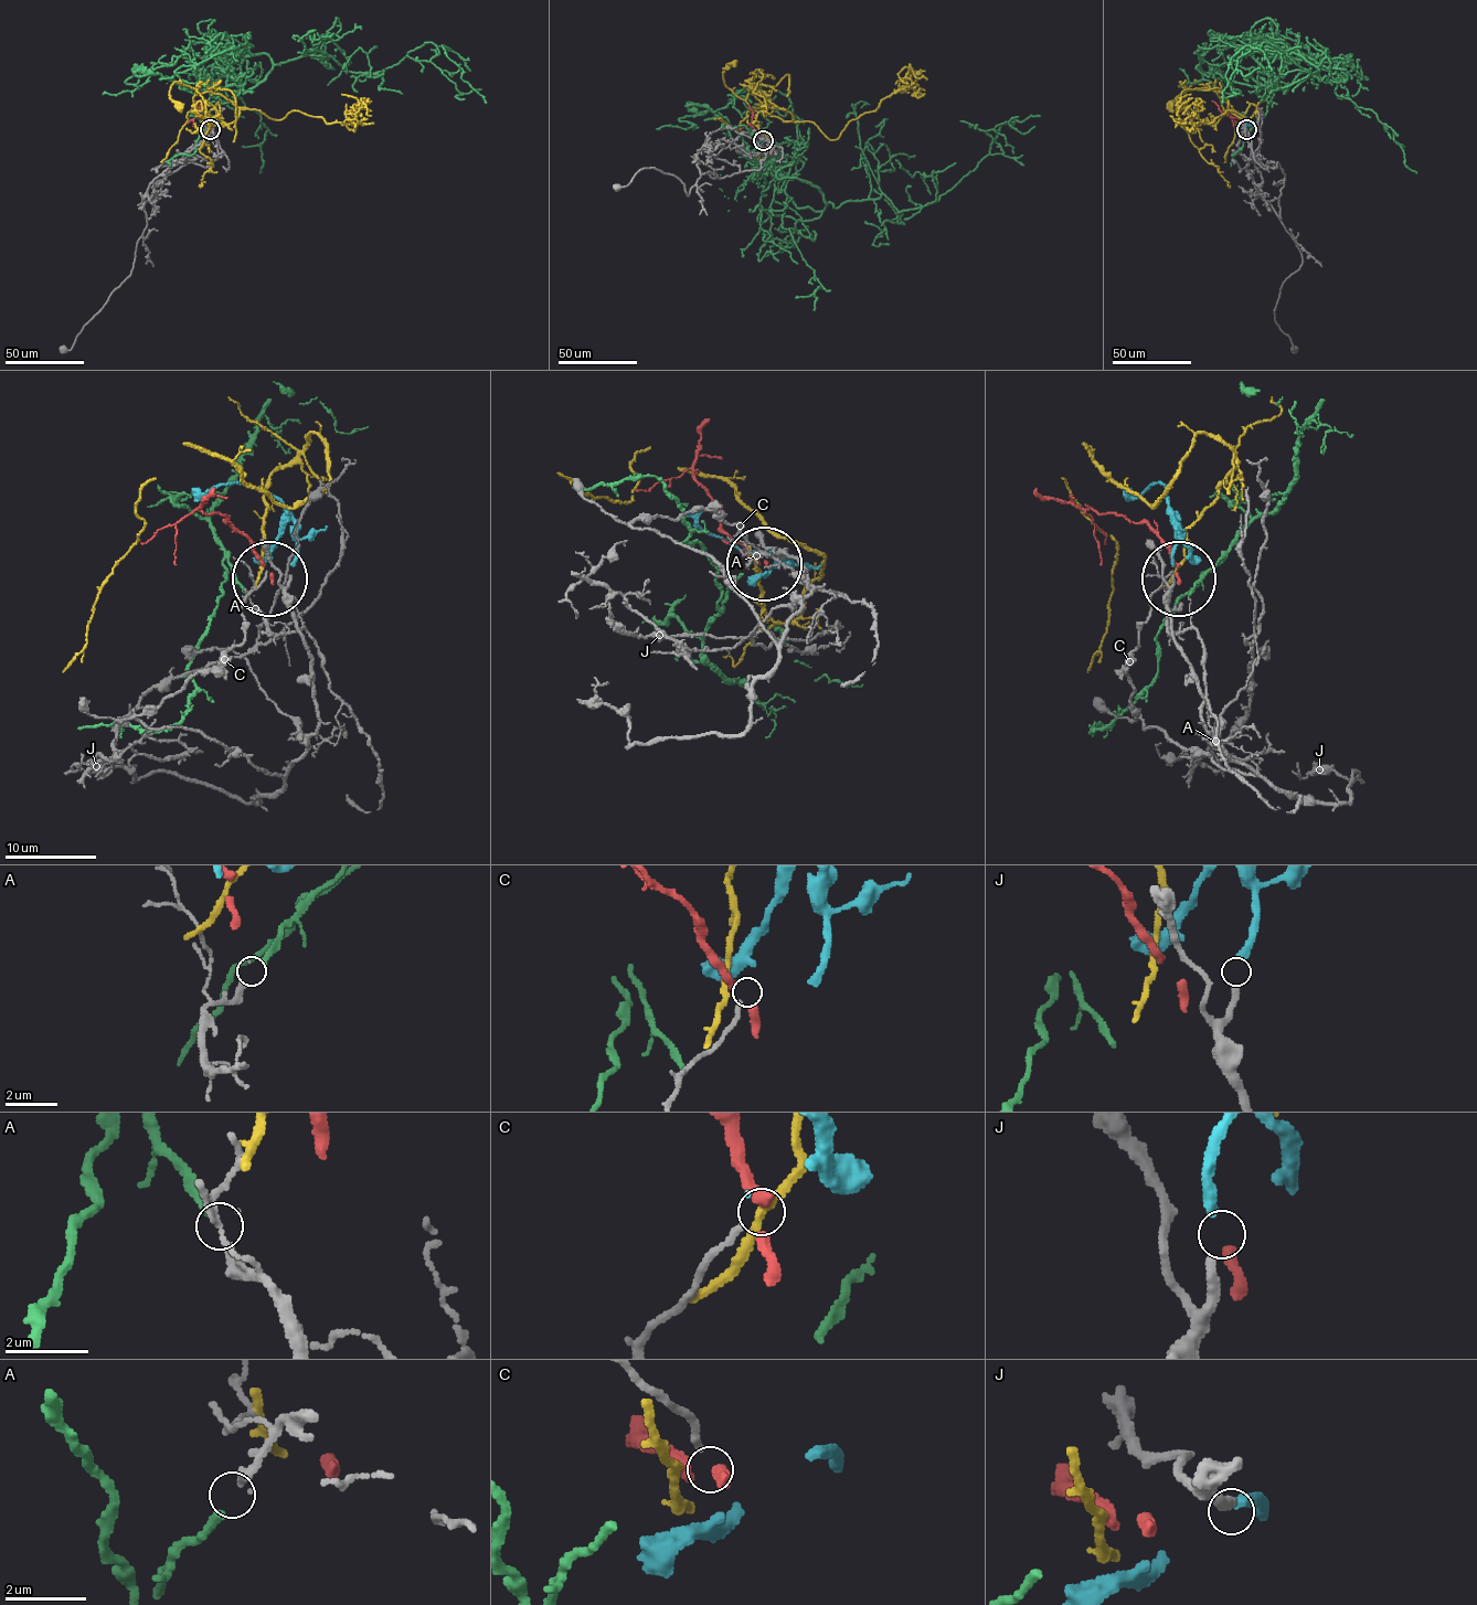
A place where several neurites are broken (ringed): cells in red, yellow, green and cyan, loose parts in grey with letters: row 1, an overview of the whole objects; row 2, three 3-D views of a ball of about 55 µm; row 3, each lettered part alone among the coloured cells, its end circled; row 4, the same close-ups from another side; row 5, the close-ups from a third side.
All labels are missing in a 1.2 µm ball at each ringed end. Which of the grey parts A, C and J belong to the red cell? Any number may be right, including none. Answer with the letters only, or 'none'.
none

